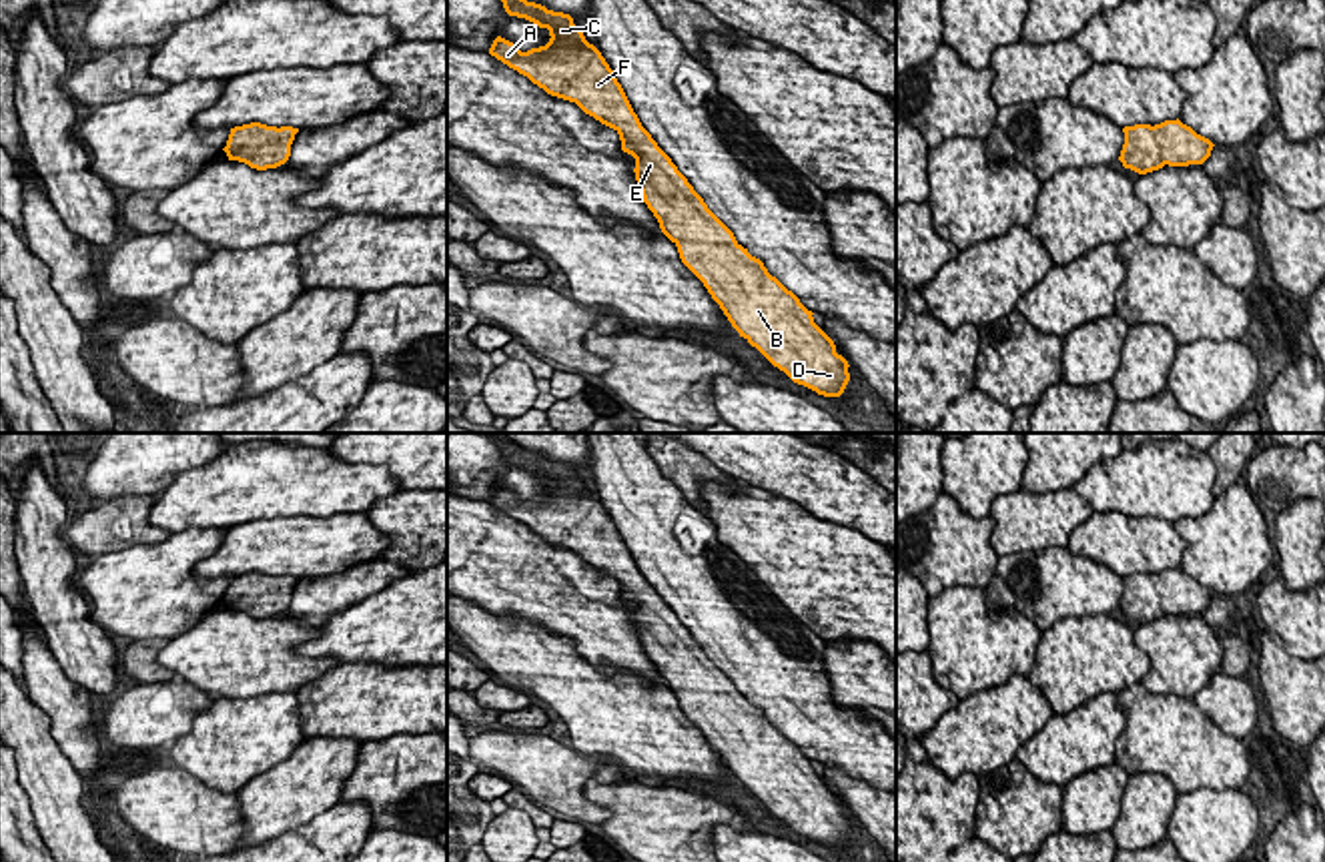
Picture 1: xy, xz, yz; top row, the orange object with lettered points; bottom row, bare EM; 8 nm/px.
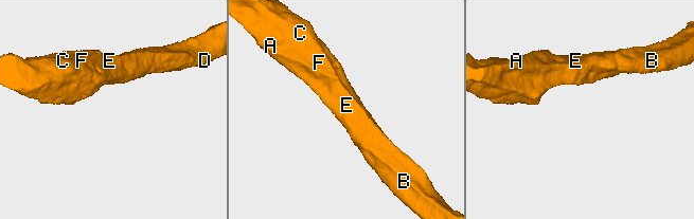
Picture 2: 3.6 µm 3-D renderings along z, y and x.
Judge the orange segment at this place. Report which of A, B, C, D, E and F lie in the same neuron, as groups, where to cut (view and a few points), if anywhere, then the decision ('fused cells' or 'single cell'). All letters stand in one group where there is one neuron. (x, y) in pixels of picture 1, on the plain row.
A B C D E F | no cut | single cell

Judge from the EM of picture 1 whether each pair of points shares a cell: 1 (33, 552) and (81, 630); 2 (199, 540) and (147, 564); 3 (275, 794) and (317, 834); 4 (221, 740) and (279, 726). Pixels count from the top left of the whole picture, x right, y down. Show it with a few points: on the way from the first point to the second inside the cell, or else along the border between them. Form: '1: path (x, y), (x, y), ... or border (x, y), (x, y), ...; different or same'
1: path (47, 572), (49, 590), (61, 610); same
2: path (187, 548), (169, 564), (159, 564); same
3: border (339, 800), (307, 822), (267, 840); different
4: path (235, 740), (265, 730); same

